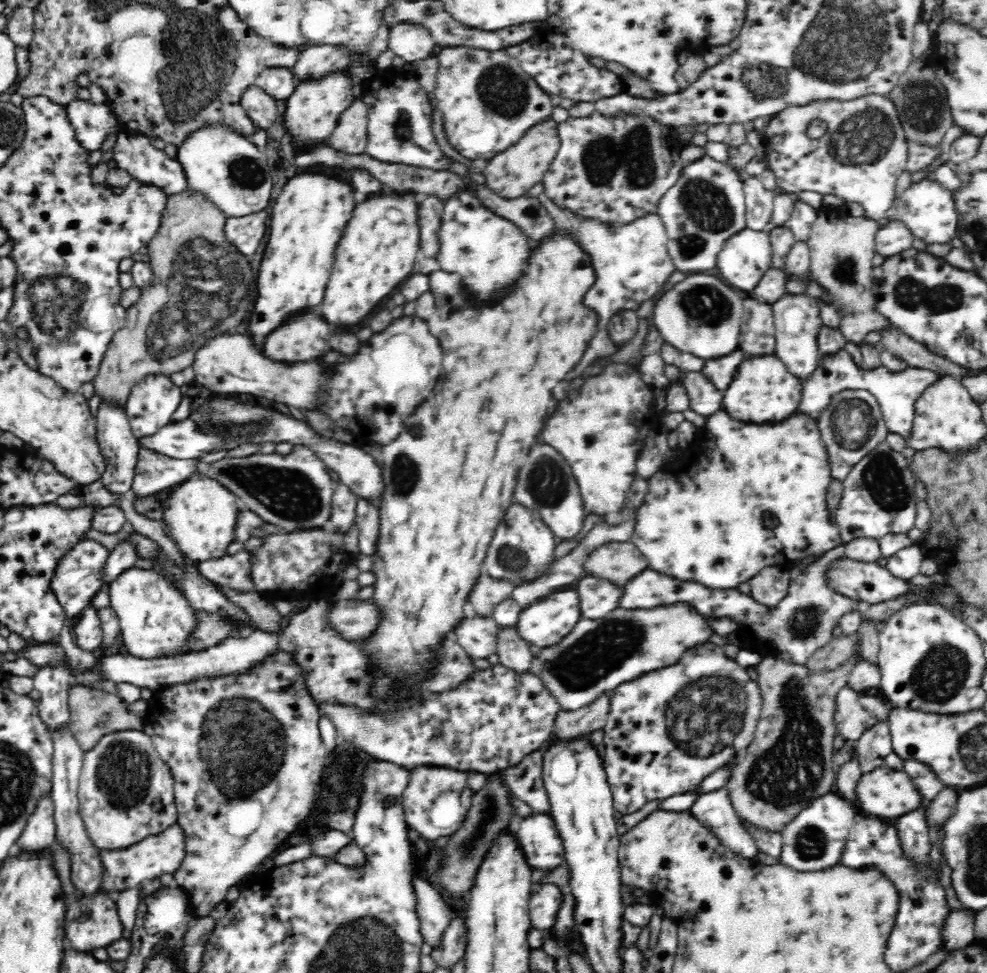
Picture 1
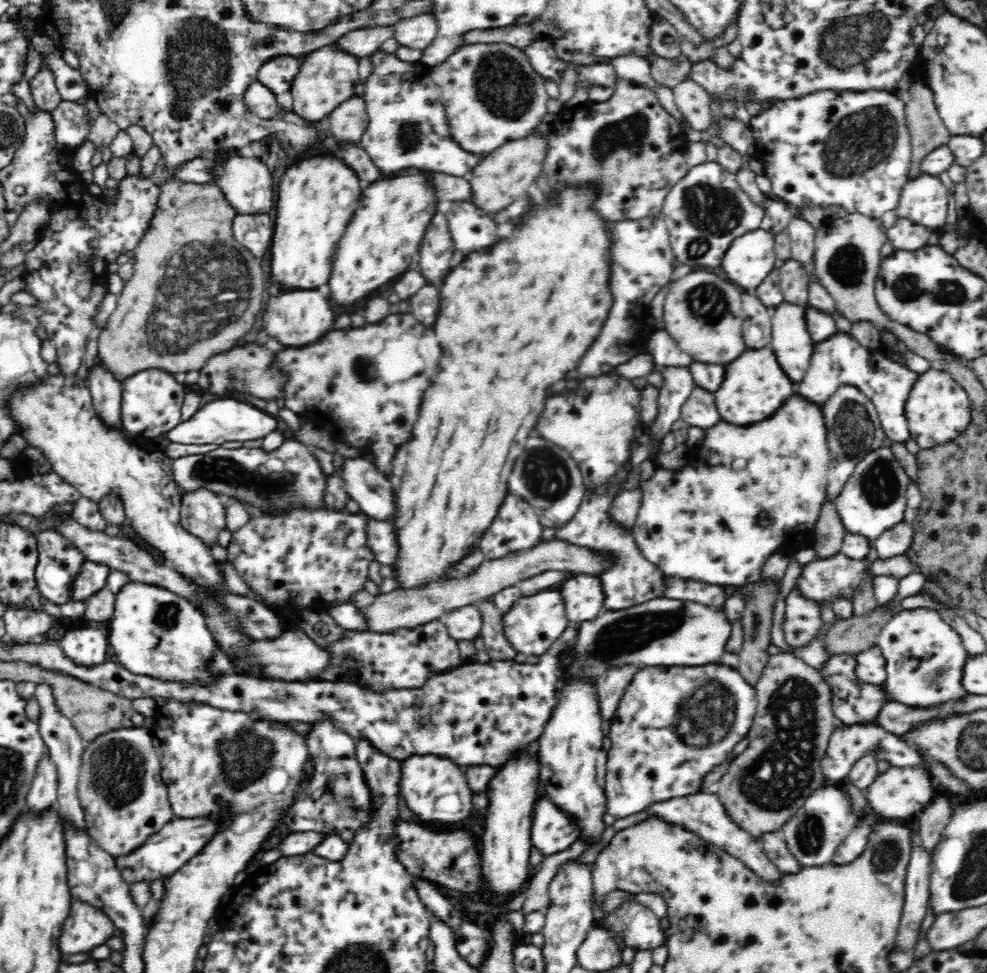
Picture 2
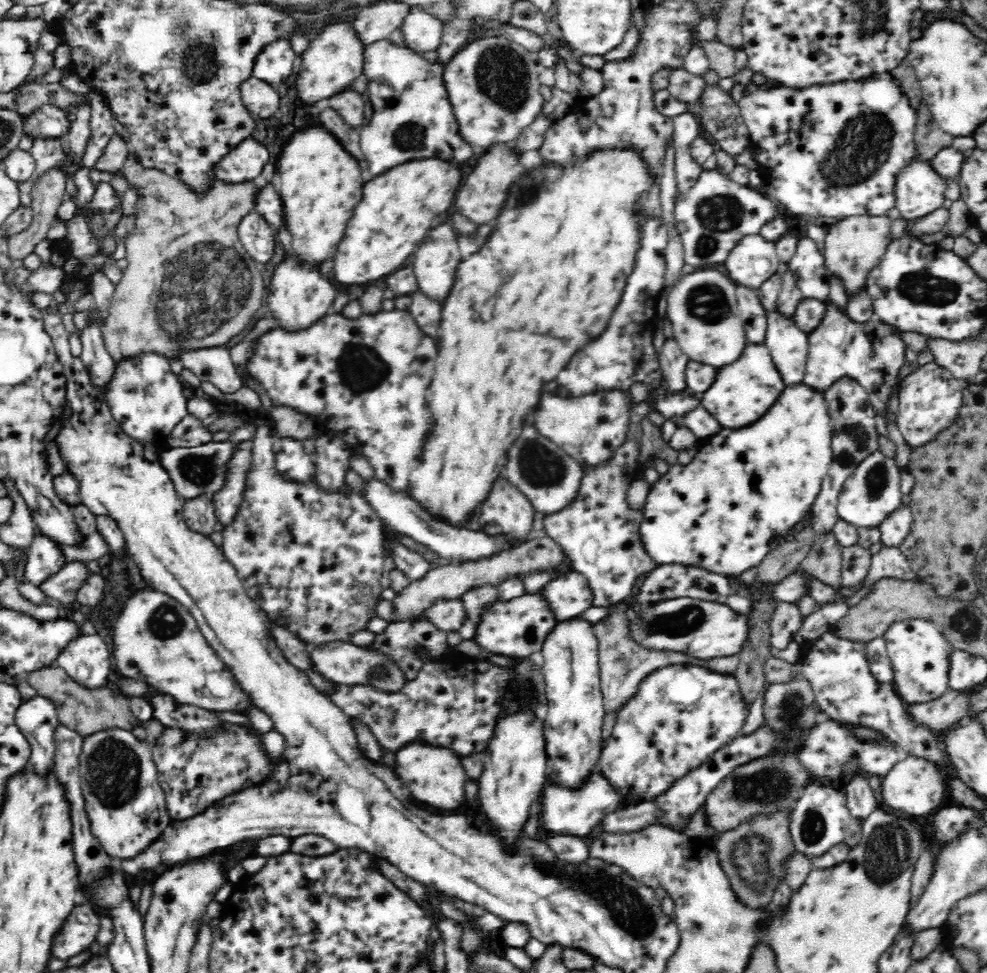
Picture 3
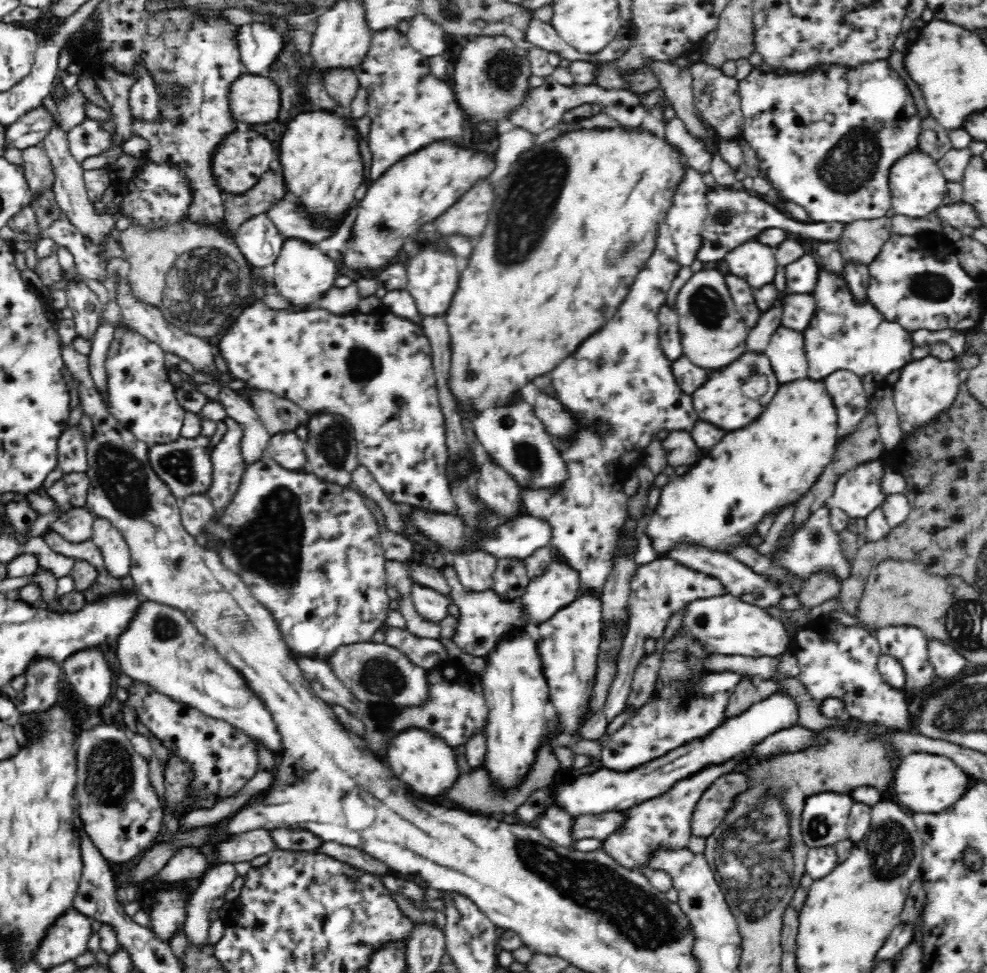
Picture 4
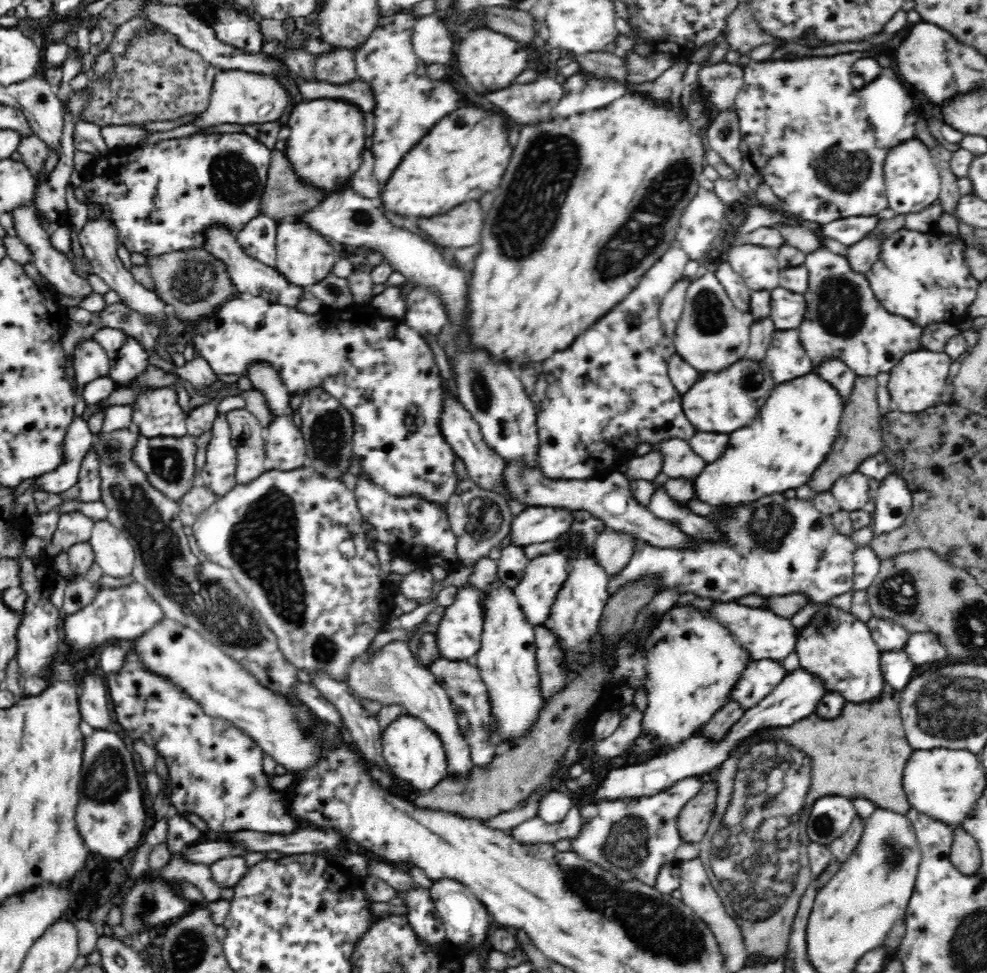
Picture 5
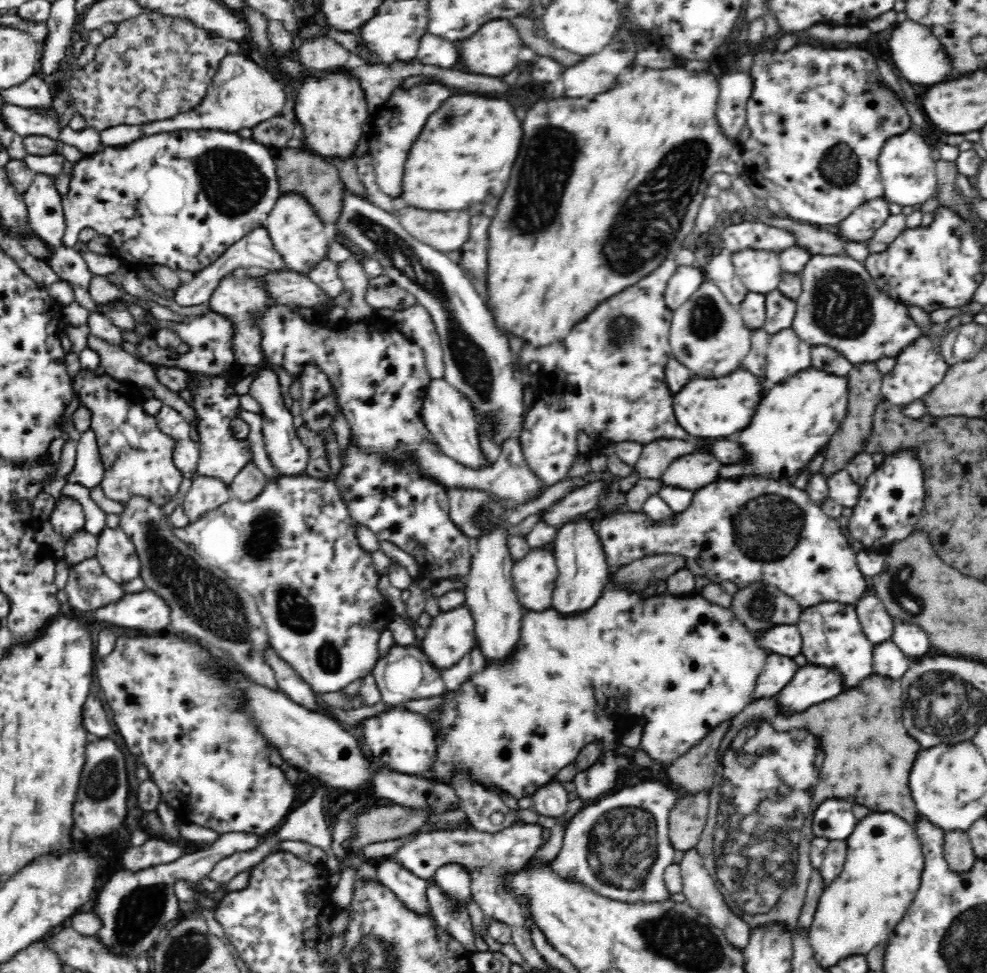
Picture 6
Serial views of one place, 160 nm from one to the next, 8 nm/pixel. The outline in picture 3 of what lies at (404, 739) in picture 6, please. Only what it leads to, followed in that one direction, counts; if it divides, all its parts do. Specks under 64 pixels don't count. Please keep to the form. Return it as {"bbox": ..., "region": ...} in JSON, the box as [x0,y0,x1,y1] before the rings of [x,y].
{"bbox":[394,743,469,814],"region":[[[413,743],[398,750],[394,755],[396,755],[396,774],[418,804],[422,804],[424,808],[436,810],[435,813],[438,814],[444,814],[444,812],[454,814],[458,812],[458,808],[462,810],[466,800],[464,784],[469,778],[461,765],[461,757],[457,753],[450,749]]]}

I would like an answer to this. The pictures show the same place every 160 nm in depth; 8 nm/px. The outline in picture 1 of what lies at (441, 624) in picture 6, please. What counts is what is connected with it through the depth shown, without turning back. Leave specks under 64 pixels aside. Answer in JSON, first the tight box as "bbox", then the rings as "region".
{"bbox":[516,590,582,647],"region":[[[576,590],[560,591],[532,602],[520,612],[516,630],[532,645],[547,647],[564,638],[582,619],[580,595]]]}

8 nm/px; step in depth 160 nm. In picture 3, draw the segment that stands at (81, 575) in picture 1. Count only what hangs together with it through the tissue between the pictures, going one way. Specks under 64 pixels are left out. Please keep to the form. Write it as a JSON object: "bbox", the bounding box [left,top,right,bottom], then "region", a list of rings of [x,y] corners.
{"bbox":[24,532,66,589],"region":[[[40,532],[34,535],[27,550],[24,577],[40,589],[40,584],[46,582],[46,578],[52,578],[53,573],[60,572],[66,562],[66,554],[56,541]]]}

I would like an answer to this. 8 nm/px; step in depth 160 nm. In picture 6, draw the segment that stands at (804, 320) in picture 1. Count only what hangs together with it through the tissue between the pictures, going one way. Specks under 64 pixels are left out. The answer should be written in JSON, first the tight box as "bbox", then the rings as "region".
{"bbox":[764,328,812,384],"region":[[[788,328],[776,332],[766,348],[768,354],[764,375],[774,384],[812,366],[808,344],[800,340],[792,330]]]}

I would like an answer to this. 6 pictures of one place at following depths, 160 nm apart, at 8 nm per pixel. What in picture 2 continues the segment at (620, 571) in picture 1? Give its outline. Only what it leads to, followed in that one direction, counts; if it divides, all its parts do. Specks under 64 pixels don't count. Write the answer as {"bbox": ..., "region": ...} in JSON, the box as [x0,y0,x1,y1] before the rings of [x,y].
{"bbox":[360,538,614,633],"region":[[[558,538],[543,540],[535,548],[528,552],[510,554],[500,560],[485,561],[474,574],[466,578],[446,578],[440,582],[432,582],[424,588],[416,590],[393,590],[388,594],[375,596],[374,602],[360,608],[360,614],[366,620],[368,631],[390,633],[395,628],[414,628],[415,626],[444,619],[448,612],[458,610],[462,606],[478,604],[493,594],[500,592],[503,588],[512,587],[518,581],[545,570],[562,570],[574,572],[575,574],[586,574],[599,576],[606,570],[614,568],[614,553],[612,551],[602,552],[600,549],[591,549],[586,546],[578,546]]]}

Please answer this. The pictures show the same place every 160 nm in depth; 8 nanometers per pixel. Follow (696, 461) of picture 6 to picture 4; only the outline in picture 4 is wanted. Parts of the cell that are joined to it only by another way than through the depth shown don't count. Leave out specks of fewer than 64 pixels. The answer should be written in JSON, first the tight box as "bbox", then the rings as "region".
{"bbox":[662,430,704,468],"region":[[[684,430],[670,432],[668,438],[665,438],[662,444],[666,452],[668,466],[673,468],[681,465],[693,465],[704,456],[700,452],[700,448],[694,444],[692,436]]]}

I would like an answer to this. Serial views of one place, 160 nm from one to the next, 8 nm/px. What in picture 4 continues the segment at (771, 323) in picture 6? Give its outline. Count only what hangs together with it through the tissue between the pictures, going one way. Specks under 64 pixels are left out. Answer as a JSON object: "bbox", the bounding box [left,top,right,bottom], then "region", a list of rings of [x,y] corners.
{"bbox":[782,294,816,333],"region":[[[789,294],[788,298],[782,302],[784,307],[784,320],[782,326],[795,329],[803,333],[809,328],[814,314],[816,314],[816,299],[809,294]]]}

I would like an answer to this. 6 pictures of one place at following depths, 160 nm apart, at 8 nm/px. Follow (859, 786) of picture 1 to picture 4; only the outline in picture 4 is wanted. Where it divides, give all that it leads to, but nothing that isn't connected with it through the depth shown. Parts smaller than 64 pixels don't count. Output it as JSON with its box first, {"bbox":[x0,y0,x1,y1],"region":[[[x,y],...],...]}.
{"bbox":[892,754,971,814],"region":[[[910,754],[900,760],[894,780],[892,780],[892,794],[894,794],[895,803],[900,804],[905,810],[912,810],[910,814],[920,814],[924,812],[940,812],[950,808],[956,800],[964,794],[968,788],[968,780],[971,777],[964,774],[958,766],[954,766],[952,760],[944,756],[934,756],[934,754]]]}

